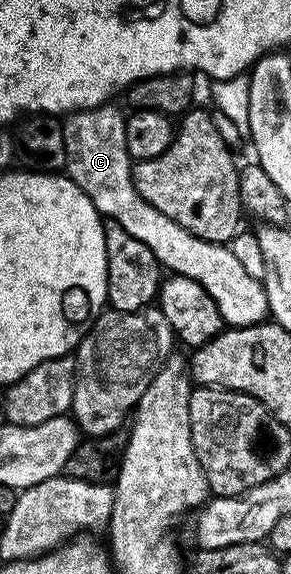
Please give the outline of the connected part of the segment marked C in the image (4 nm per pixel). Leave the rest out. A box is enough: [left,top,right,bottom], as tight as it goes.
[64,103,269,326]

